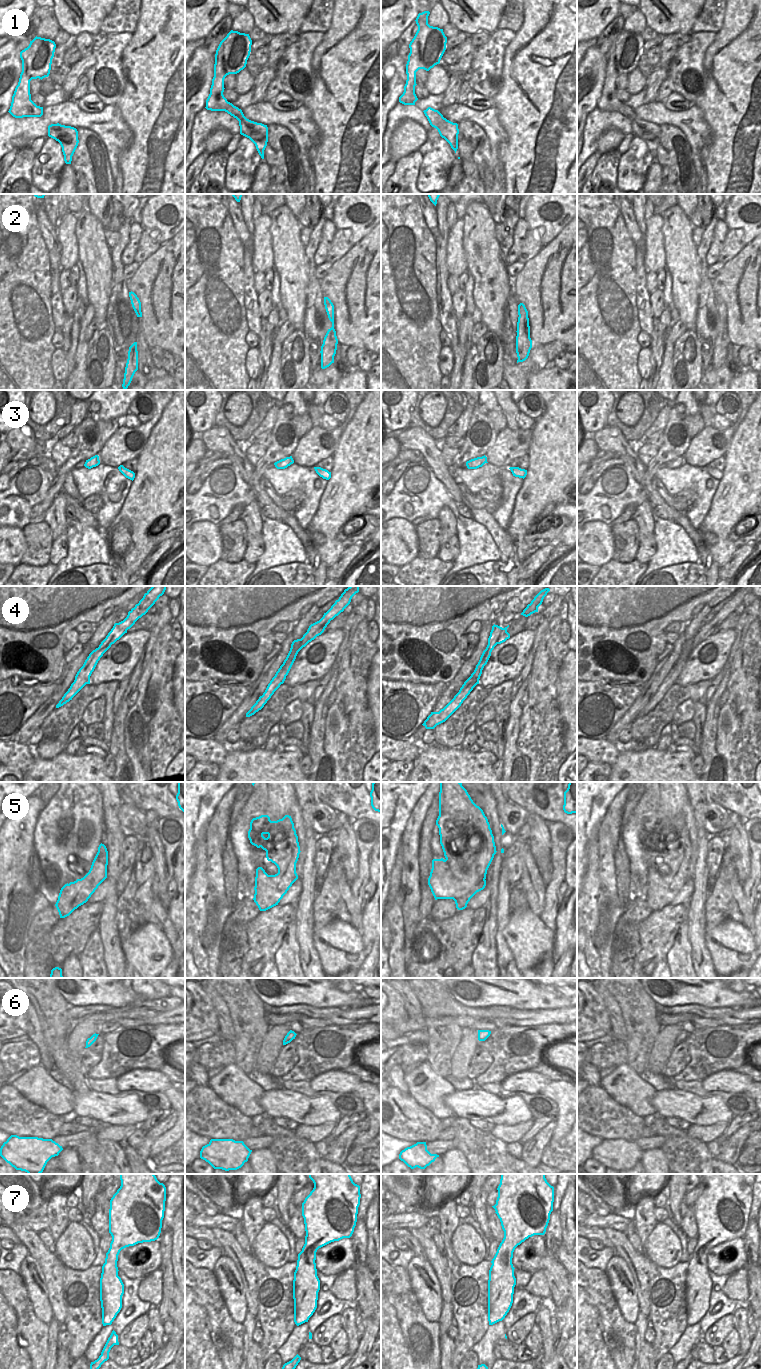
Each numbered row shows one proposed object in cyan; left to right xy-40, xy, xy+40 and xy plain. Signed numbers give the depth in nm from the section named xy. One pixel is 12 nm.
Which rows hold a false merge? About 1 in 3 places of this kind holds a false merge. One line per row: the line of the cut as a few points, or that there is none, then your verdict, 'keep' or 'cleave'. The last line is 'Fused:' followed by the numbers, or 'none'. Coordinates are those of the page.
1: cut none; keep
2: cut xy+40 (516, 336), (517, 352); cleave
3: cut none; keep
4: cut xy (302, 639), (299, 644), (290, 649); cleave
5: cut xy (298, 855), (292, 858), (275, 888), (257, 886), (255, 891); cleave
6: cut none; keep
7: cut none; keep
Fused: 2, 4, 5

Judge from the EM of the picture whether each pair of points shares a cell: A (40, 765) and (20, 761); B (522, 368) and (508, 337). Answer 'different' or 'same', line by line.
A: different
B: different

